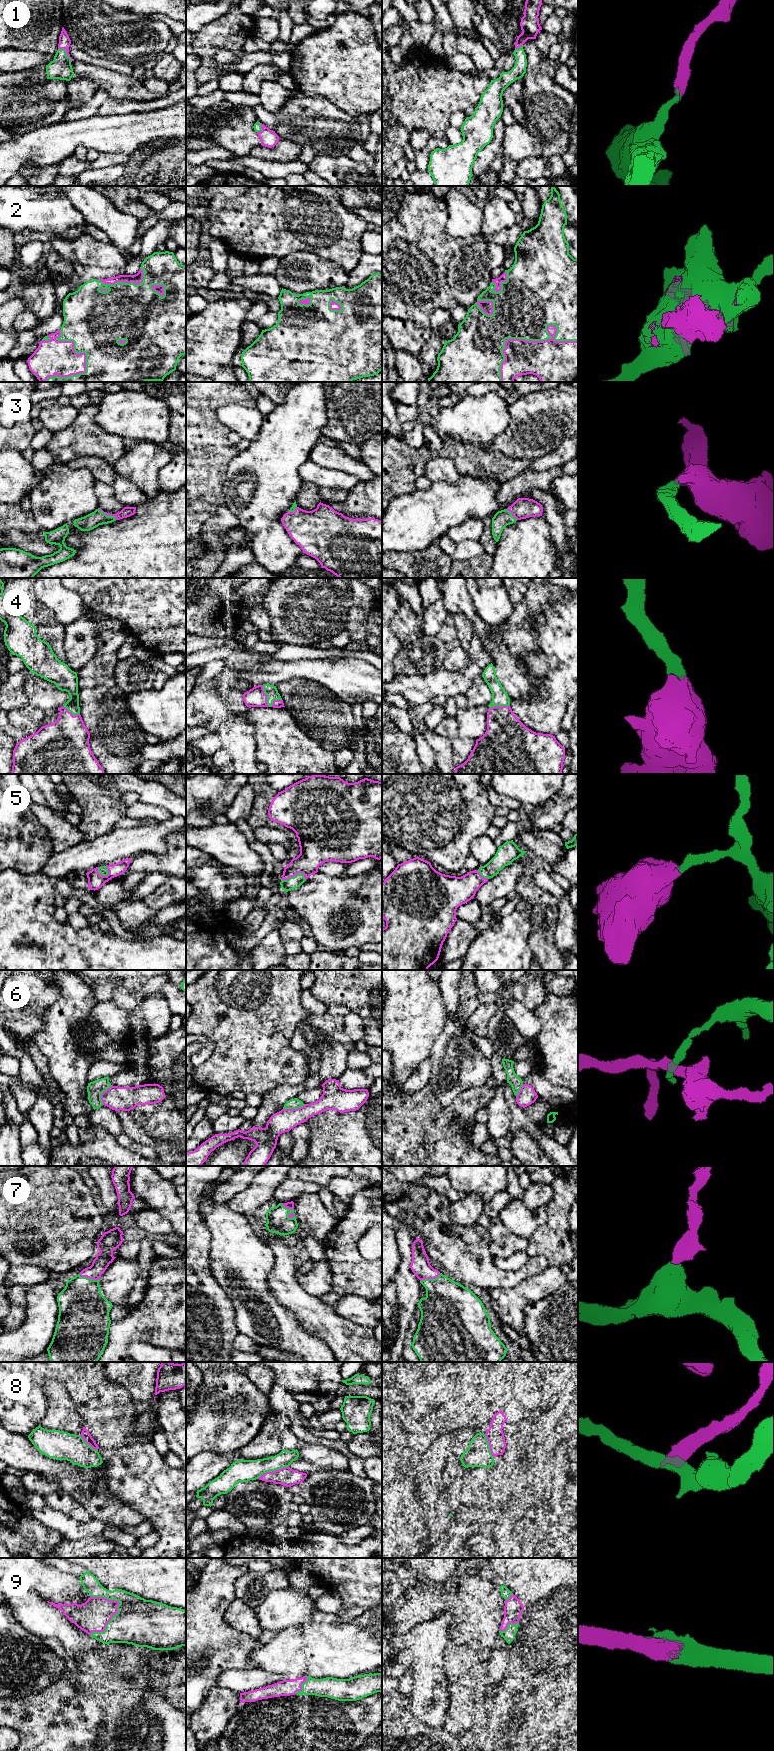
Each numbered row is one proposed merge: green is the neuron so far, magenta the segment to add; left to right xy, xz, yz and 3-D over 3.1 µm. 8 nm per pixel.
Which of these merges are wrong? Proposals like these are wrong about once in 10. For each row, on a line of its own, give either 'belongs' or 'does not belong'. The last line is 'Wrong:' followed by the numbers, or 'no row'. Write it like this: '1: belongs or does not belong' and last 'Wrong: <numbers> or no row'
1: belongs
2: belongs
3: belongs
4: belongs
5: belongs
6: does not belong
7: belongs
8: does not belong
9: belongs
Wrong: 6, 8

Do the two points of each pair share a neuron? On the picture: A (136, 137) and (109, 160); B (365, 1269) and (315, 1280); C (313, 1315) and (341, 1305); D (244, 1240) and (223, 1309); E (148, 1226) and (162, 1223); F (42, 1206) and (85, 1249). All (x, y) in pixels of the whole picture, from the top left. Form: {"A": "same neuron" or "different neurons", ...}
{"A": "different neurons", "B": "different neurons", "C": "different neurons", "D": "different neurons", "E": "same neuron", "F": "same neuron"}

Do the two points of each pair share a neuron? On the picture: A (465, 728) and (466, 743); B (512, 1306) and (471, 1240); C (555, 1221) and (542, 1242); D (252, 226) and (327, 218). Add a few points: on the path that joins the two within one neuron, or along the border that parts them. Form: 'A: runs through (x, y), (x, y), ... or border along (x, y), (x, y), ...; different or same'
A: border along (457, 734), (475, 740); different
B: border along (523, 1280), (510, 1287), (490, 1287), (487, 1290); different
C: runs through (555, 1226), (547, 1237); same
D: runs through (271, 218), (308, 218); same

